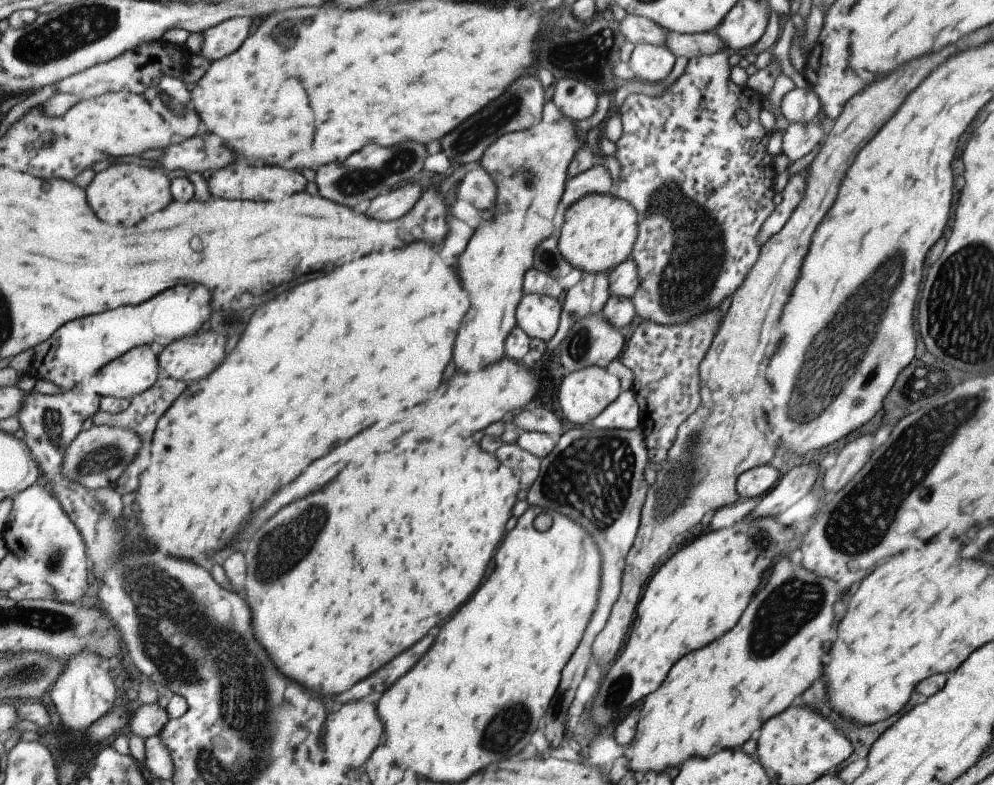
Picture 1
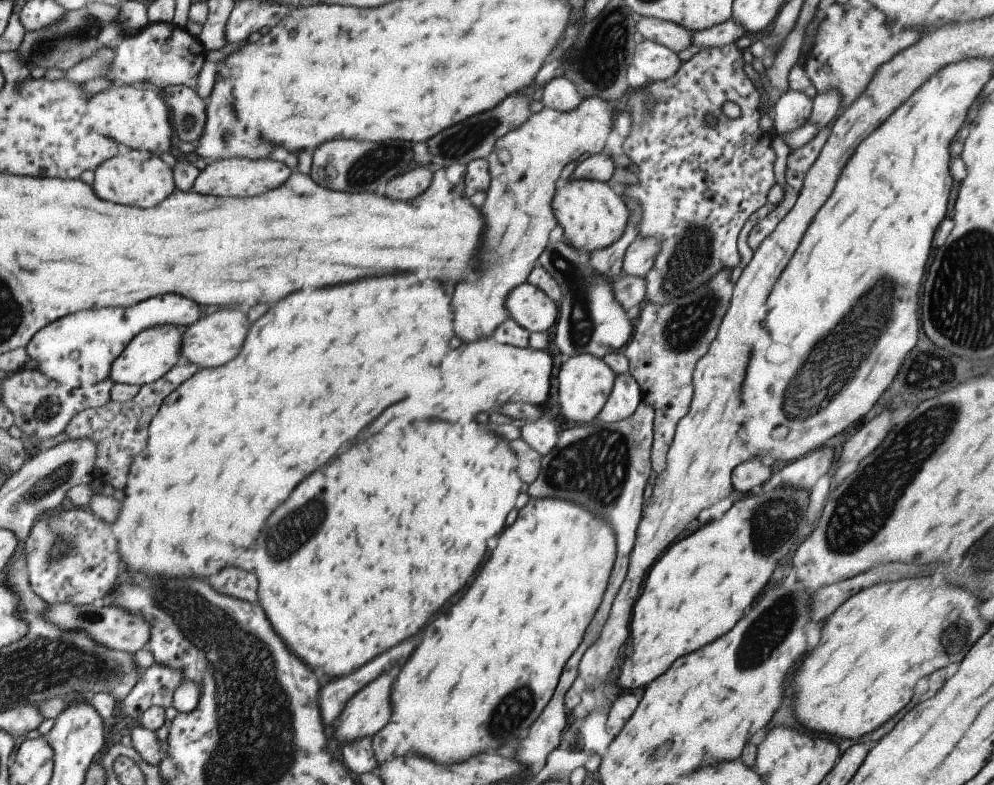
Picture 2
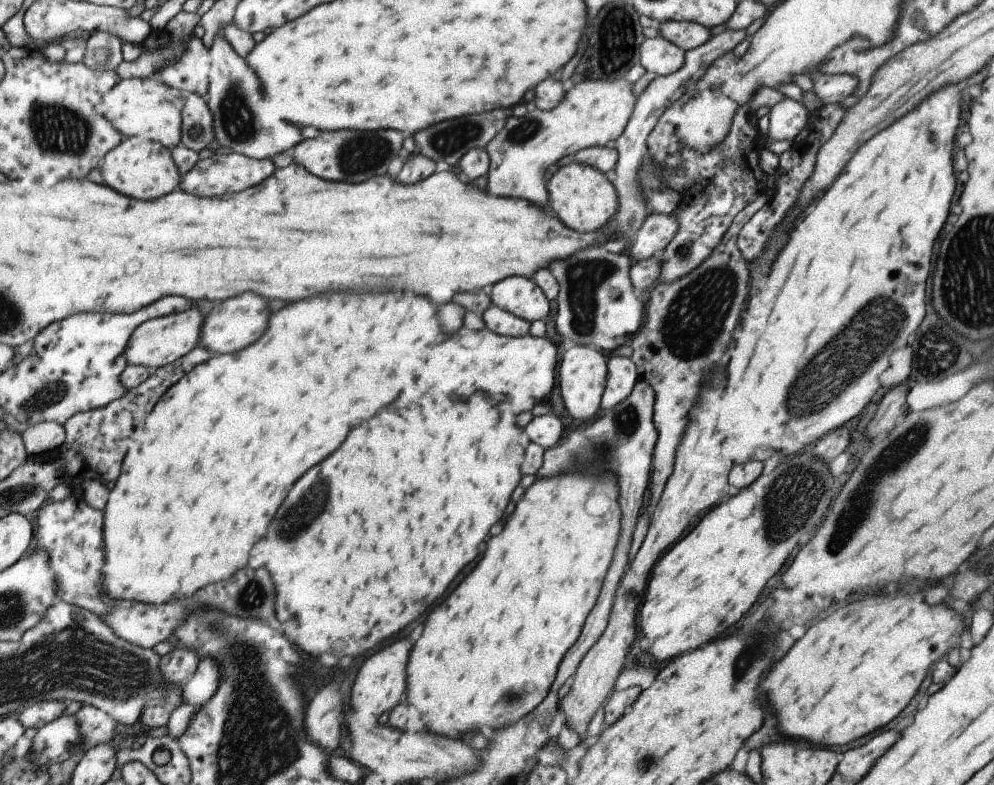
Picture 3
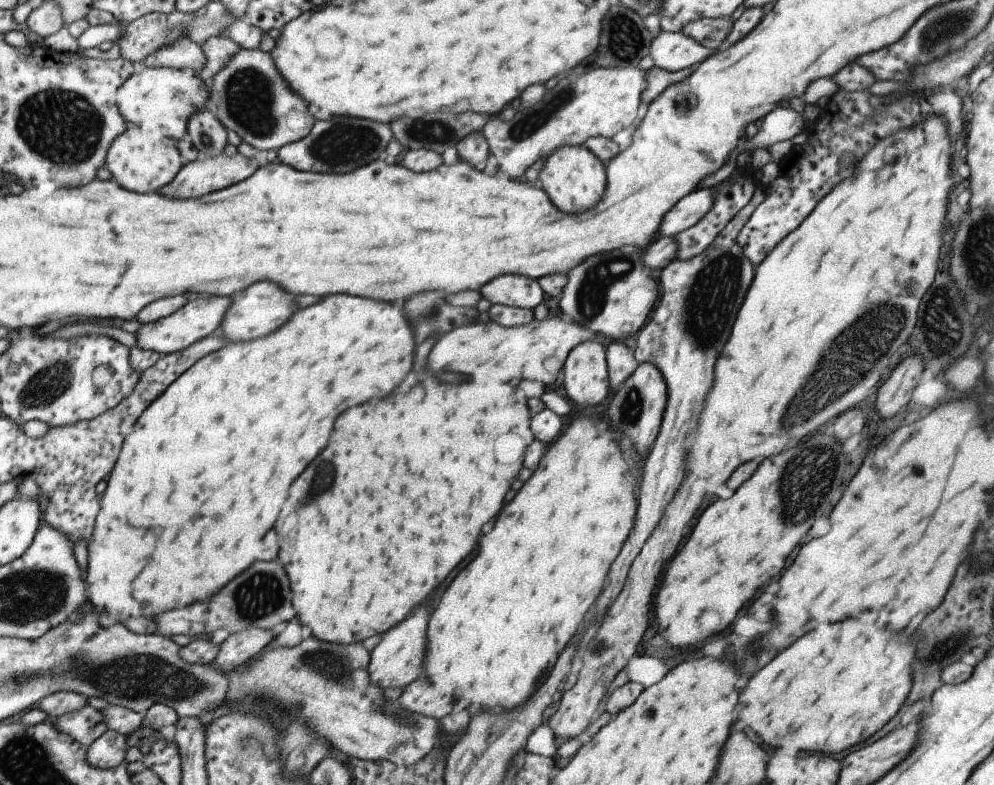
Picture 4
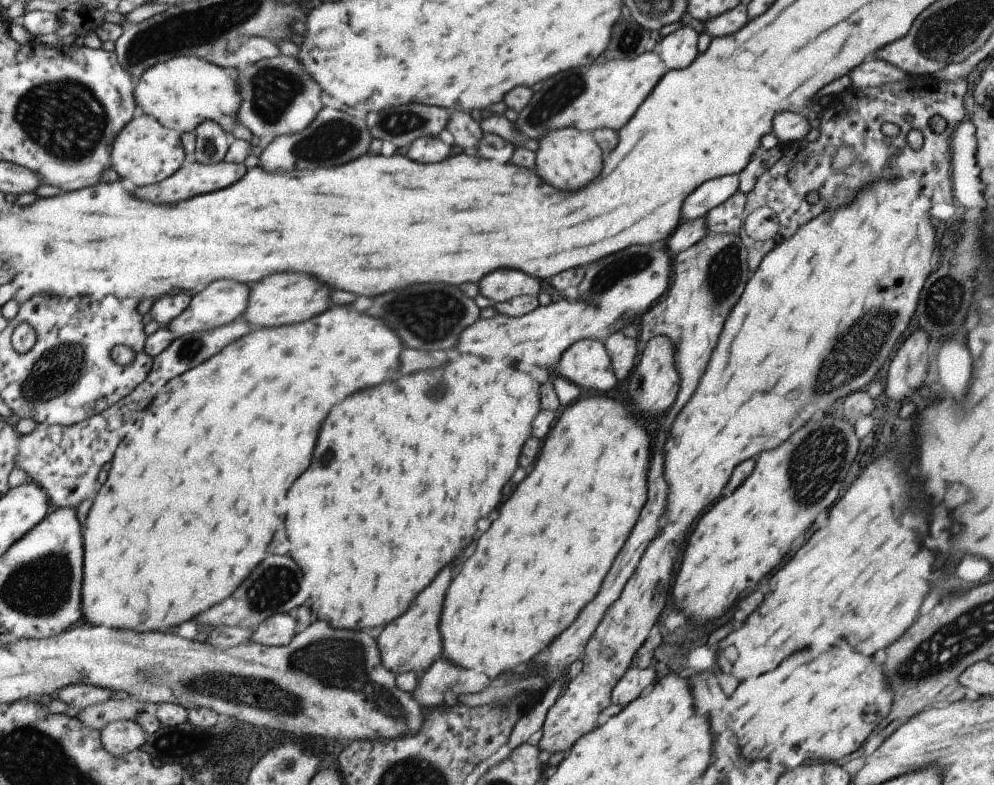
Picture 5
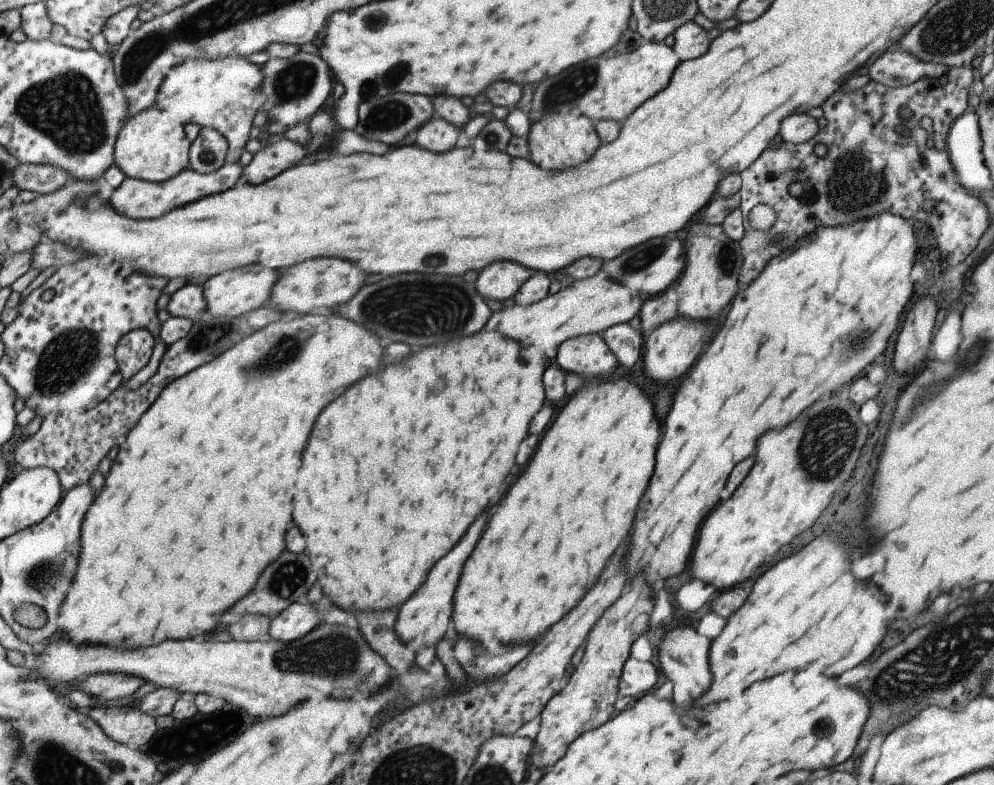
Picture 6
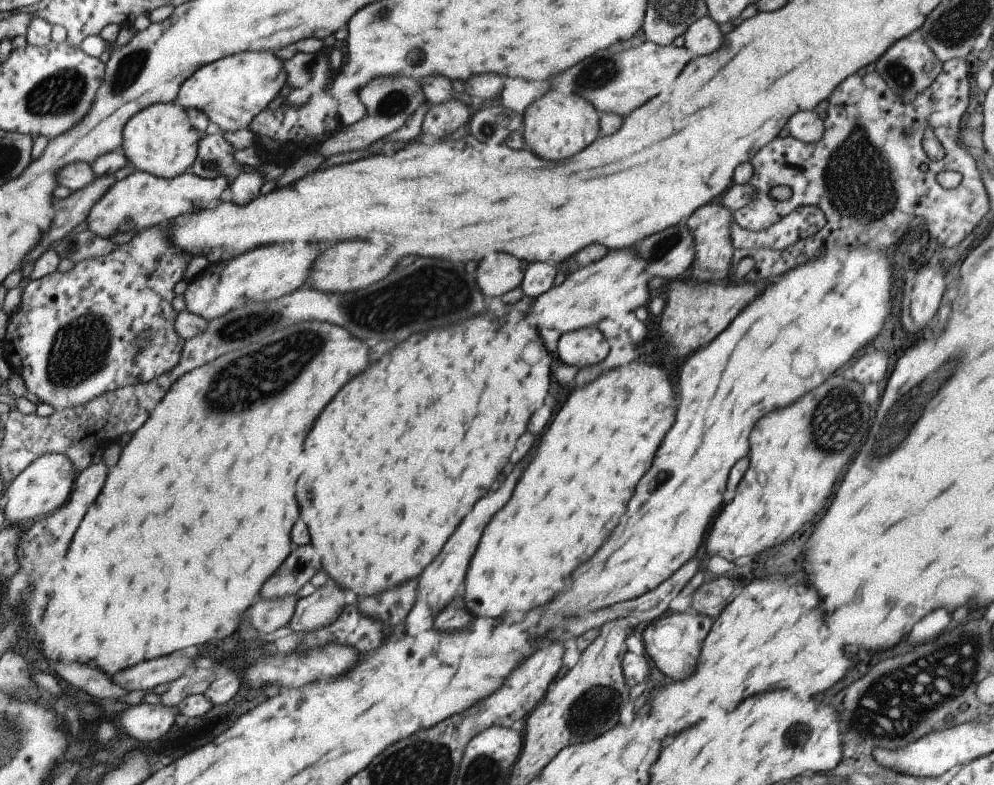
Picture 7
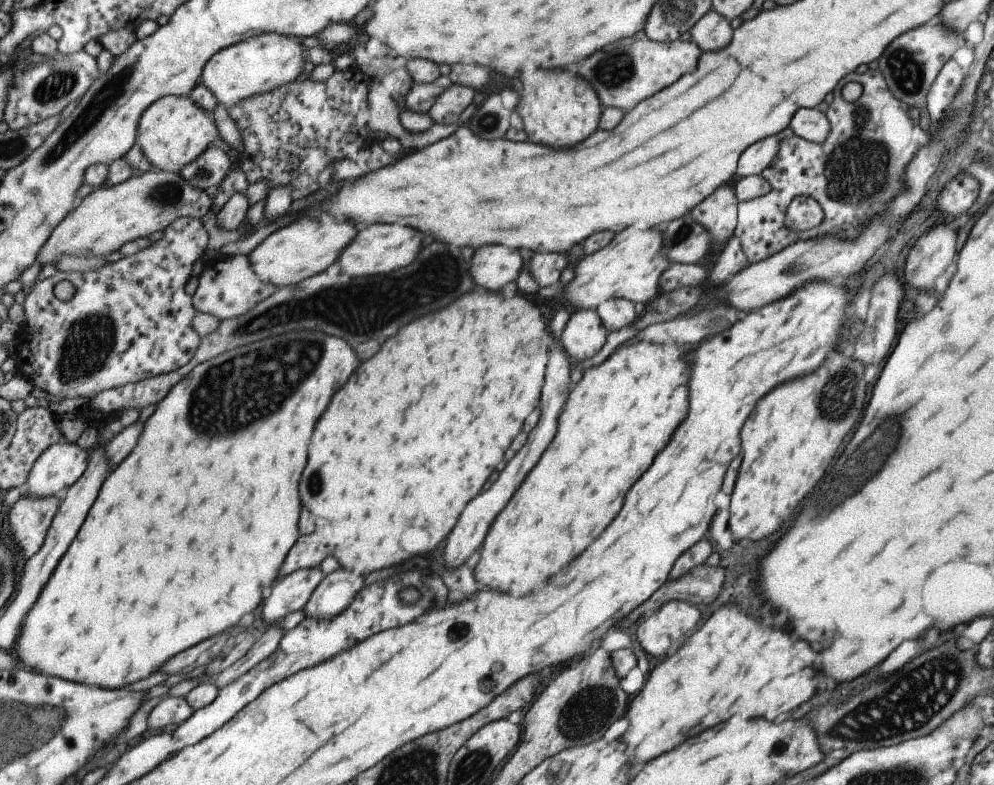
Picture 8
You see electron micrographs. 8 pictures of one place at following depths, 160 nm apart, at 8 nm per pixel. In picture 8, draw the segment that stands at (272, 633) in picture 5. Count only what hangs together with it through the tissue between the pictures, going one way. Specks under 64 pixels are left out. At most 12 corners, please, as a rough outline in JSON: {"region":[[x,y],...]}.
{"region":[[339,567],[303,606],[305,618],[329,620],[362,587],[361,574]]}

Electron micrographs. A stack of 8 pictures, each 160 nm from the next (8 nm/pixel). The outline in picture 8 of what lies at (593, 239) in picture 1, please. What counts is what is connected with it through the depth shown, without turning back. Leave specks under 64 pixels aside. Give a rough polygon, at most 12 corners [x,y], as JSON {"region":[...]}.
{"region":[[527,68],[514,112],[527,140],[569,148],[601,112],[576,72]]}

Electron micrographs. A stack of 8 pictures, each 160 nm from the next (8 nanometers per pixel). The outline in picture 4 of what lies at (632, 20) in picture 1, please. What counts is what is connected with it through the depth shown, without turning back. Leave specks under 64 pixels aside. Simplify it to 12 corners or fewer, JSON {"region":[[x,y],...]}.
{"region":[[705,17],[685,23],[681,32],[714,52],[734,20]]}

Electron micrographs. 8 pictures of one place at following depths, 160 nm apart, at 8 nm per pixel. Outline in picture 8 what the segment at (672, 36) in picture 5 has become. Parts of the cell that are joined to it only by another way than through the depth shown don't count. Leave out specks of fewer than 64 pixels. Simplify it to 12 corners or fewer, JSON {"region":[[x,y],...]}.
{"region":[[709,10],[691,26],[699,50],[721,50],[729,22]]}

